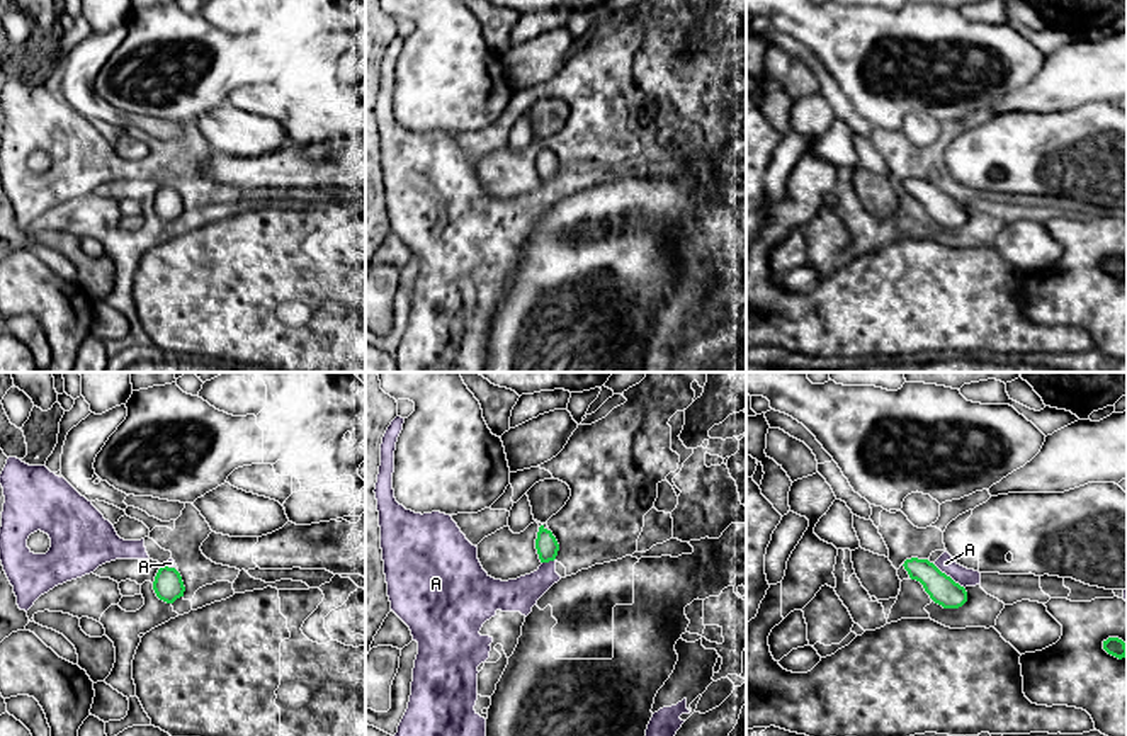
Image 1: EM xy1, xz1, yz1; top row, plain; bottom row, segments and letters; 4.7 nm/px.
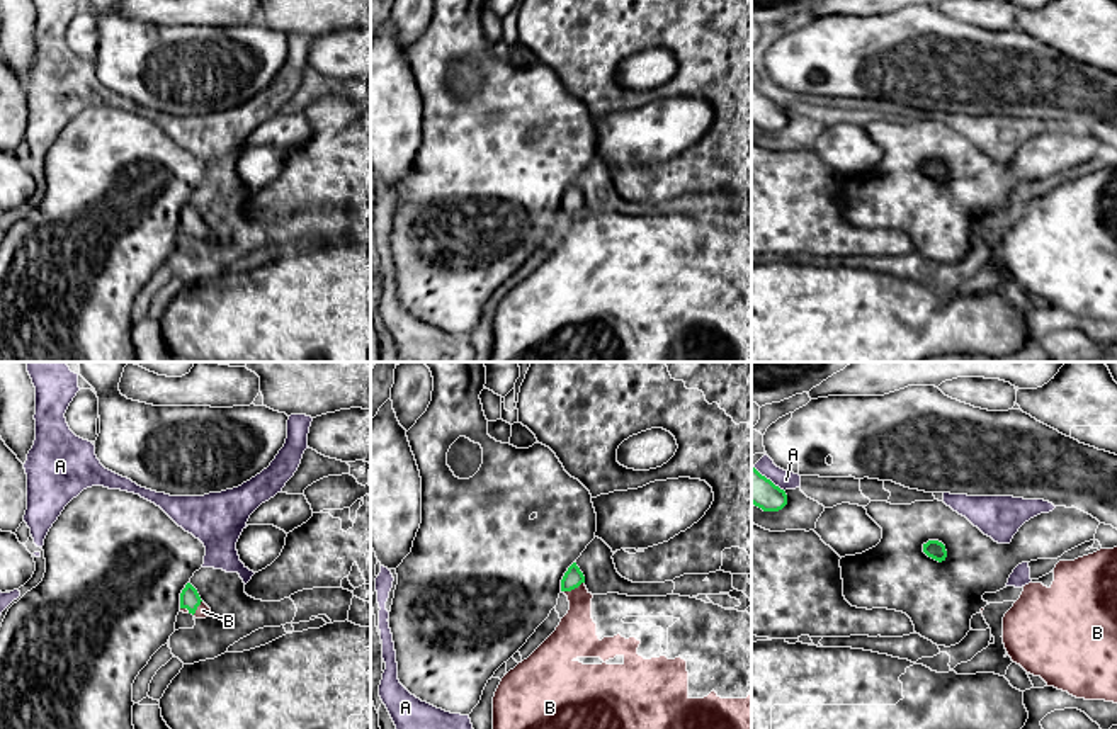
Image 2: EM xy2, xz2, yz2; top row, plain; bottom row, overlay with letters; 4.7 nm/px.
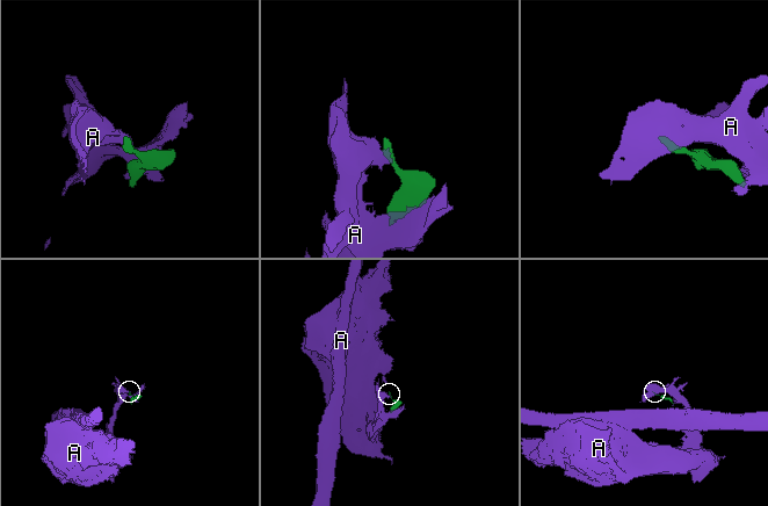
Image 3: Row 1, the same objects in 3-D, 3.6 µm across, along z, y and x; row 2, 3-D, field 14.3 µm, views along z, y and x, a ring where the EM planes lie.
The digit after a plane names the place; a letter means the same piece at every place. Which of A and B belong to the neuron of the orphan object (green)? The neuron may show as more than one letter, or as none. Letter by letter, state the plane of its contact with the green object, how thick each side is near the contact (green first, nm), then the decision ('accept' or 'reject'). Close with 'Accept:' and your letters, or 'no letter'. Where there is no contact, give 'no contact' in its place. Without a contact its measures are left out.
A: meets green in yz1; 140 nm thick on the green side, 90 nm on the other; reject
B: meets green in xz2; 90 nm thick on the green side, 200 nm on the other; accept
Accept: B

